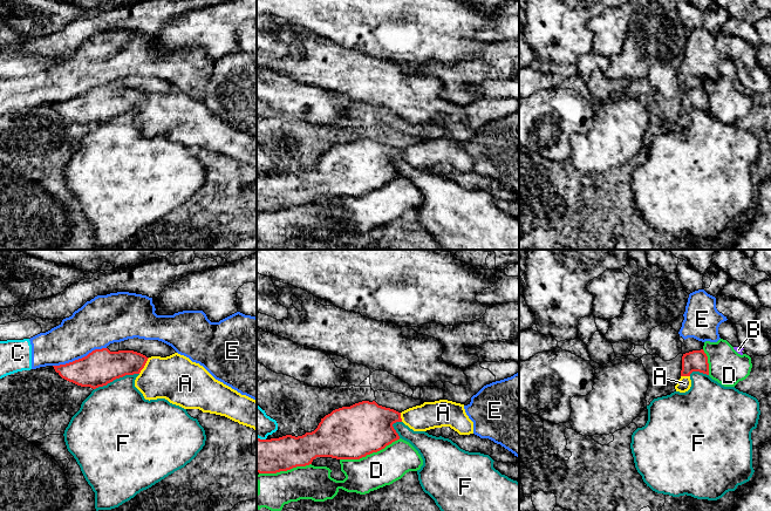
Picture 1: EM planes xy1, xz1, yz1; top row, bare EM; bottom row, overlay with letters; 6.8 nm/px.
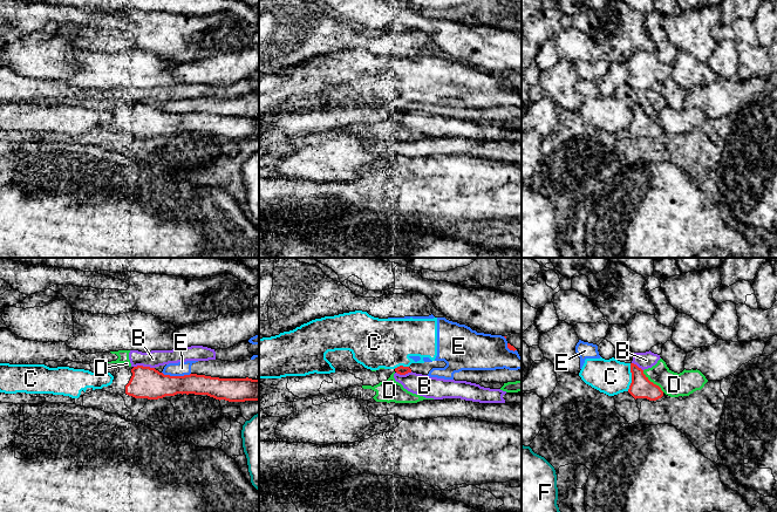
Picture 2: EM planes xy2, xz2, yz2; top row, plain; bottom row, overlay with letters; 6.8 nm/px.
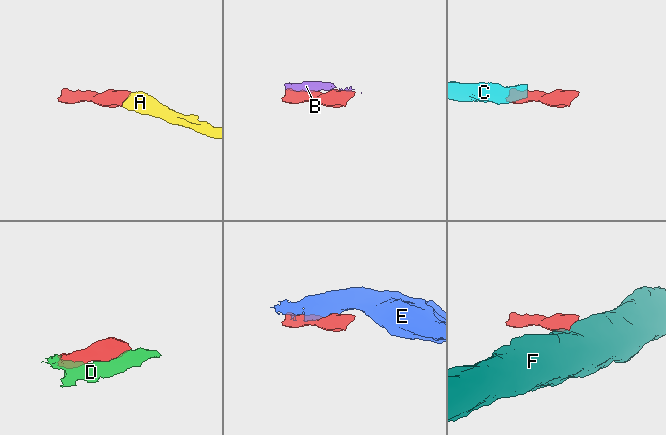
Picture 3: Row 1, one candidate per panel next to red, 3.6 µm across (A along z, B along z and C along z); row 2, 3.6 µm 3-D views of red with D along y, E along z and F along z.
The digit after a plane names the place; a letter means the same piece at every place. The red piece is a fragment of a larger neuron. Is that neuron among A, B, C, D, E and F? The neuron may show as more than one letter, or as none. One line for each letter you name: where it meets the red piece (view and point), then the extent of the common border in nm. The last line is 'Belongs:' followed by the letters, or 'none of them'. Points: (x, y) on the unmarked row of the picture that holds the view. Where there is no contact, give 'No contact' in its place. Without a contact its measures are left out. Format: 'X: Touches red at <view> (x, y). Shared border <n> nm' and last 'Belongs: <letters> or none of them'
A: Touches red at xy1 (144, 102). Shared border 130 nm
Belongs: A

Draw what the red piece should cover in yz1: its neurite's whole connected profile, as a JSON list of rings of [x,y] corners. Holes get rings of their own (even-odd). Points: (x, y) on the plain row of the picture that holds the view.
[[[703,87],[692,88],[683,91],[681,116],[675,123],[676,129],[685,130],[690,127],[691,124],[690,111],[692,109],[700,109],[709,113],[708,94]]]

